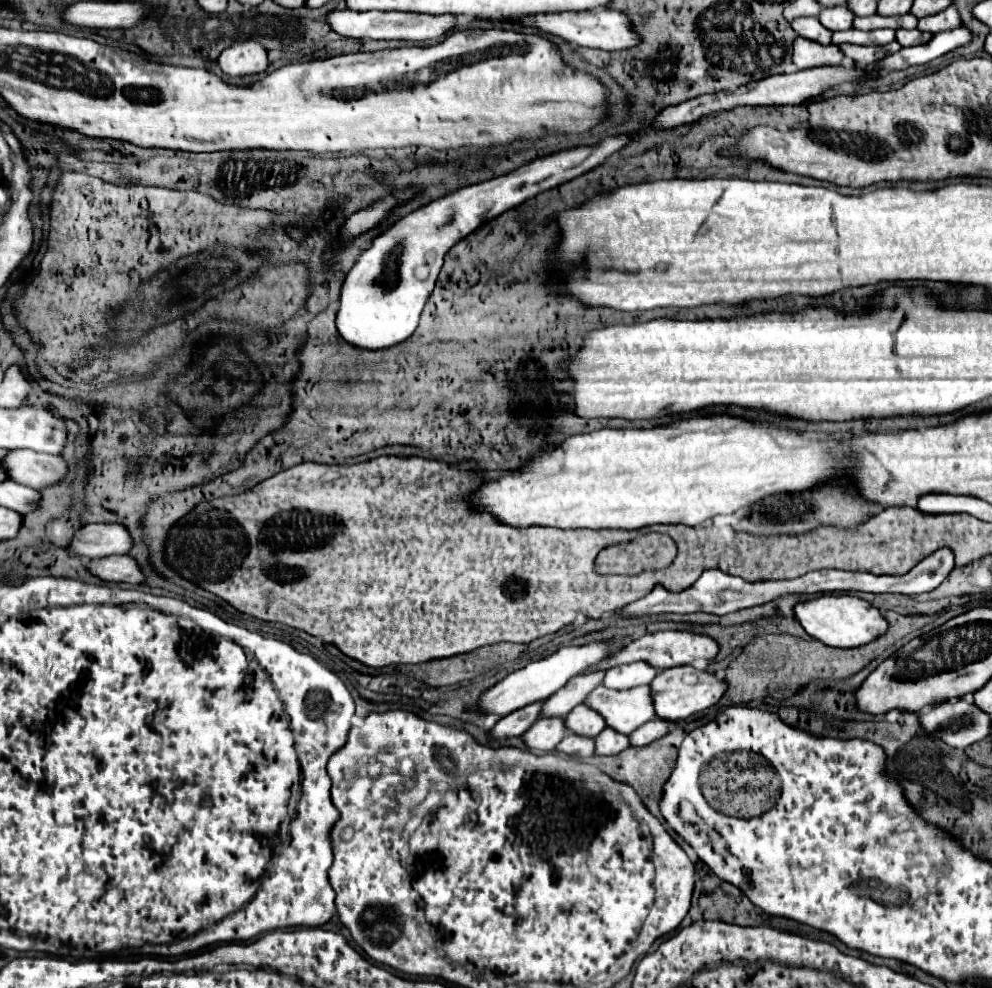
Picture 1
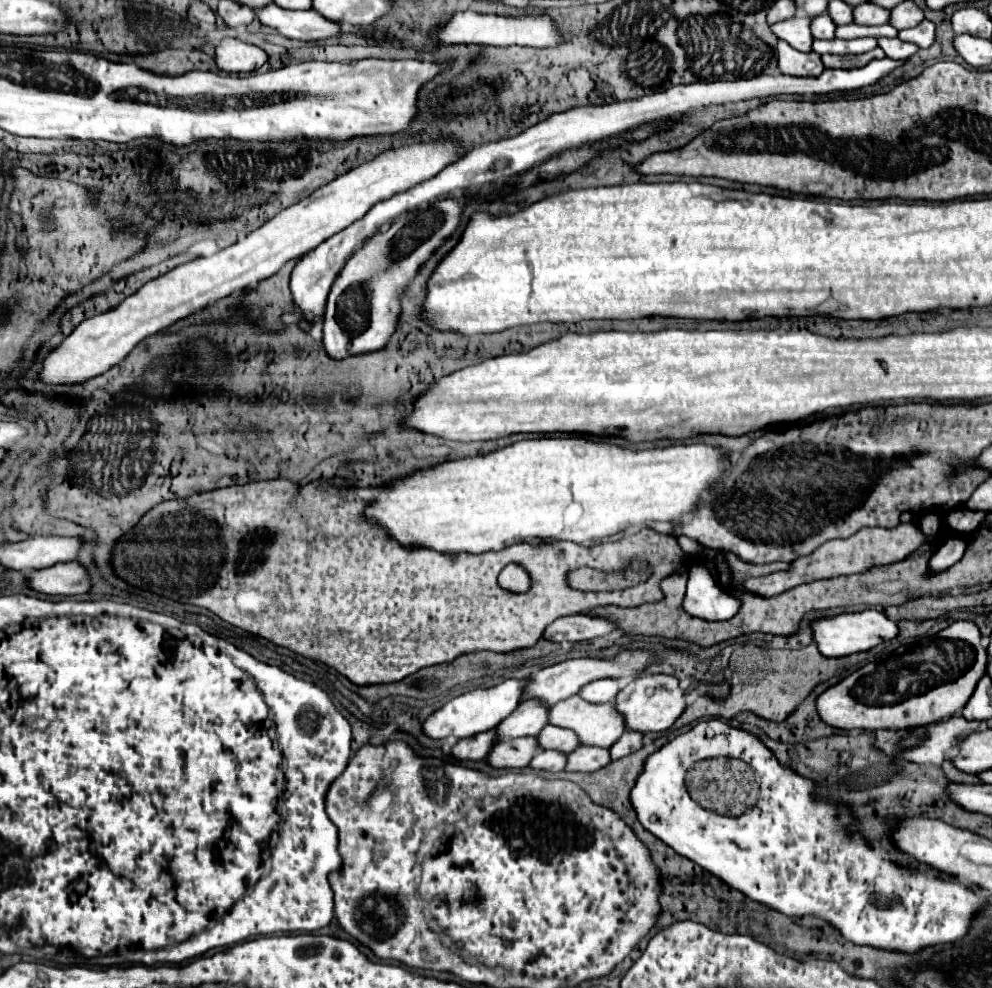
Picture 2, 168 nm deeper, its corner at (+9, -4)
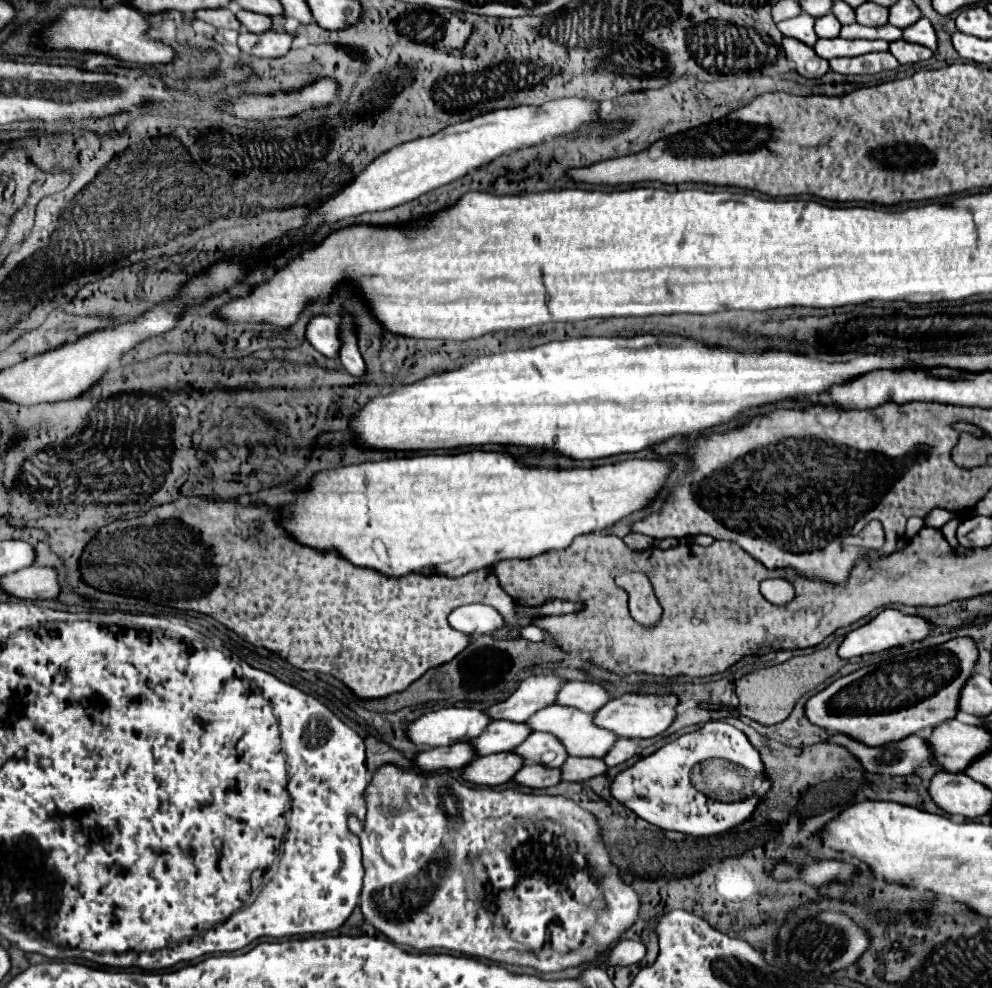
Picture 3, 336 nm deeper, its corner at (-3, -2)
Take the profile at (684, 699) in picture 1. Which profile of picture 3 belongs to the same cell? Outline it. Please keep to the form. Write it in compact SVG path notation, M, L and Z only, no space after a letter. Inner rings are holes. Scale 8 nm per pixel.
M624 694L610 700L594 714L594 724L606 728L618 738L654 738L662 734L676 718L676 696L644 696L644 694Z

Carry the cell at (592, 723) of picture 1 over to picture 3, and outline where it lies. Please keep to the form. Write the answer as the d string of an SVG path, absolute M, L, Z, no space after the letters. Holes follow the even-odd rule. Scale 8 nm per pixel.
M532 732L512 752L518 754L524 764L546 764L548 768L560 768L568 758L564 746L546 732Z

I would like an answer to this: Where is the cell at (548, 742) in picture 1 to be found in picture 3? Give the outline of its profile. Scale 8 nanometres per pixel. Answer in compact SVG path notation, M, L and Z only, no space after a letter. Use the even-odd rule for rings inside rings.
M502 752L474 758L468 766L460 770L462 780L476 786L500 786L514 778L514 774L524 766L524 760L518 754Z

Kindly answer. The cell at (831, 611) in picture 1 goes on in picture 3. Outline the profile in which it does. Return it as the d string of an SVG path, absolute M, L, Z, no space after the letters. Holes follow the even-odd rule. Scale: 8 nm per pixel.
M882 610L874 620L870 620L868 624L852 630L844 638L844 642L838 648L838 656L848 660L848 658L854 658L854 656L882 652L882 650L888 650L888 648L894 648L894 646L902 646L902 644L908 644L908 642L920 642L928 634L930 634L930 622L926 622L924 618L908 616L908 614L902 614L898 610Z

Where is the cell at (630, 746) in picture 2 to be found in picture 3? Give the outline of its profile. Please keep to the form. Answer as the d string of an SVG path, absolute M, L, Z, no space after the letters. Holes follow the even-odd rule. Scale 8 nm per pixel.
M618 738L618 740L614 742L614 746L610 748L610 752L606 752L606 756L604 756L602 760L604 760L604 764L606 764L608 768L618 766L618 764L626 762L628 758L632 758L632 756L636 754L636 748L638 748L638 746L636 746L634 740Z

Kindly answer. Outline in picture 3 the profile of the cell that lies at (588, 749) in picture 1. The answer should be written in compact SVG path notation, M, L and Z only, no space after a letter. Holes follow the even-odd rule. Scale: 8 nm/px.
M524 764L512 780L526 788L548 788L560 782L560 770L546 768L542 764Z

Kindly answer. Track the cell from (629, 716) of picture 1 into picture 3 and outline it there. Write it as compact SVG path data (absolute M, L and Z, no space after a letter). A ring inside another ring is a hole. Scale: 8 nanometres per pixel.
M548 706L542 708L540 712L536 712L534 716L530 716L526 720L526 724L530 726L532 732L548 732L552 736L556 736L562 746L566 748L568 756L582 756L582 758L602 758L610 746L616 742L616 736L604 728L594 726L592 722L594 714L586 714L580 712L576 708L564 708L564 706Z

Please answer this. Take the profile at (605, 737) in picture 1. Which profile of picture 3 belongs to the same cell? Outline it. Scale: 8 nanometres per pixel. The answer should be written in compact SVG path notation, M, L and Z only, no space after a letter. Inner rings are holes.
M568 758L562 764L562 780L582 782L582 780L590 780L606 770L608 768L602 762L602 758Z

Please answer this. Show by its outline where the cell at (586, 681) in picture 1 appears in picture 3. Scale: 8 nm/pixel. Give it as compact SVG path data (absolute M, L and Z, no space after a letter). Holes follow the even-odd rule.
M490 722L486 732L482 736L476 736L474 740L468 740L470 746L474 748L476 756L488 756L488 754L498 754L498 752L510 752L516 748L526 736L530 734L530 728L526 728L524 722Z

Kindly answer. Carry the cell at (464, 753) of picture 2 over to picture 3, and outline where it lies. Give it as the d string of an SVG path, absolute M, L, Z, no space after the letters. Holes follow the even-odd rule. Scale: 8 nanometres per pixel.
M458 742L446 748L430 748L424 752L418 752L414 758L414 764L422 772L438 772L438 770L460 770L468 762L472 762L476 754L472 752L468 742Z

